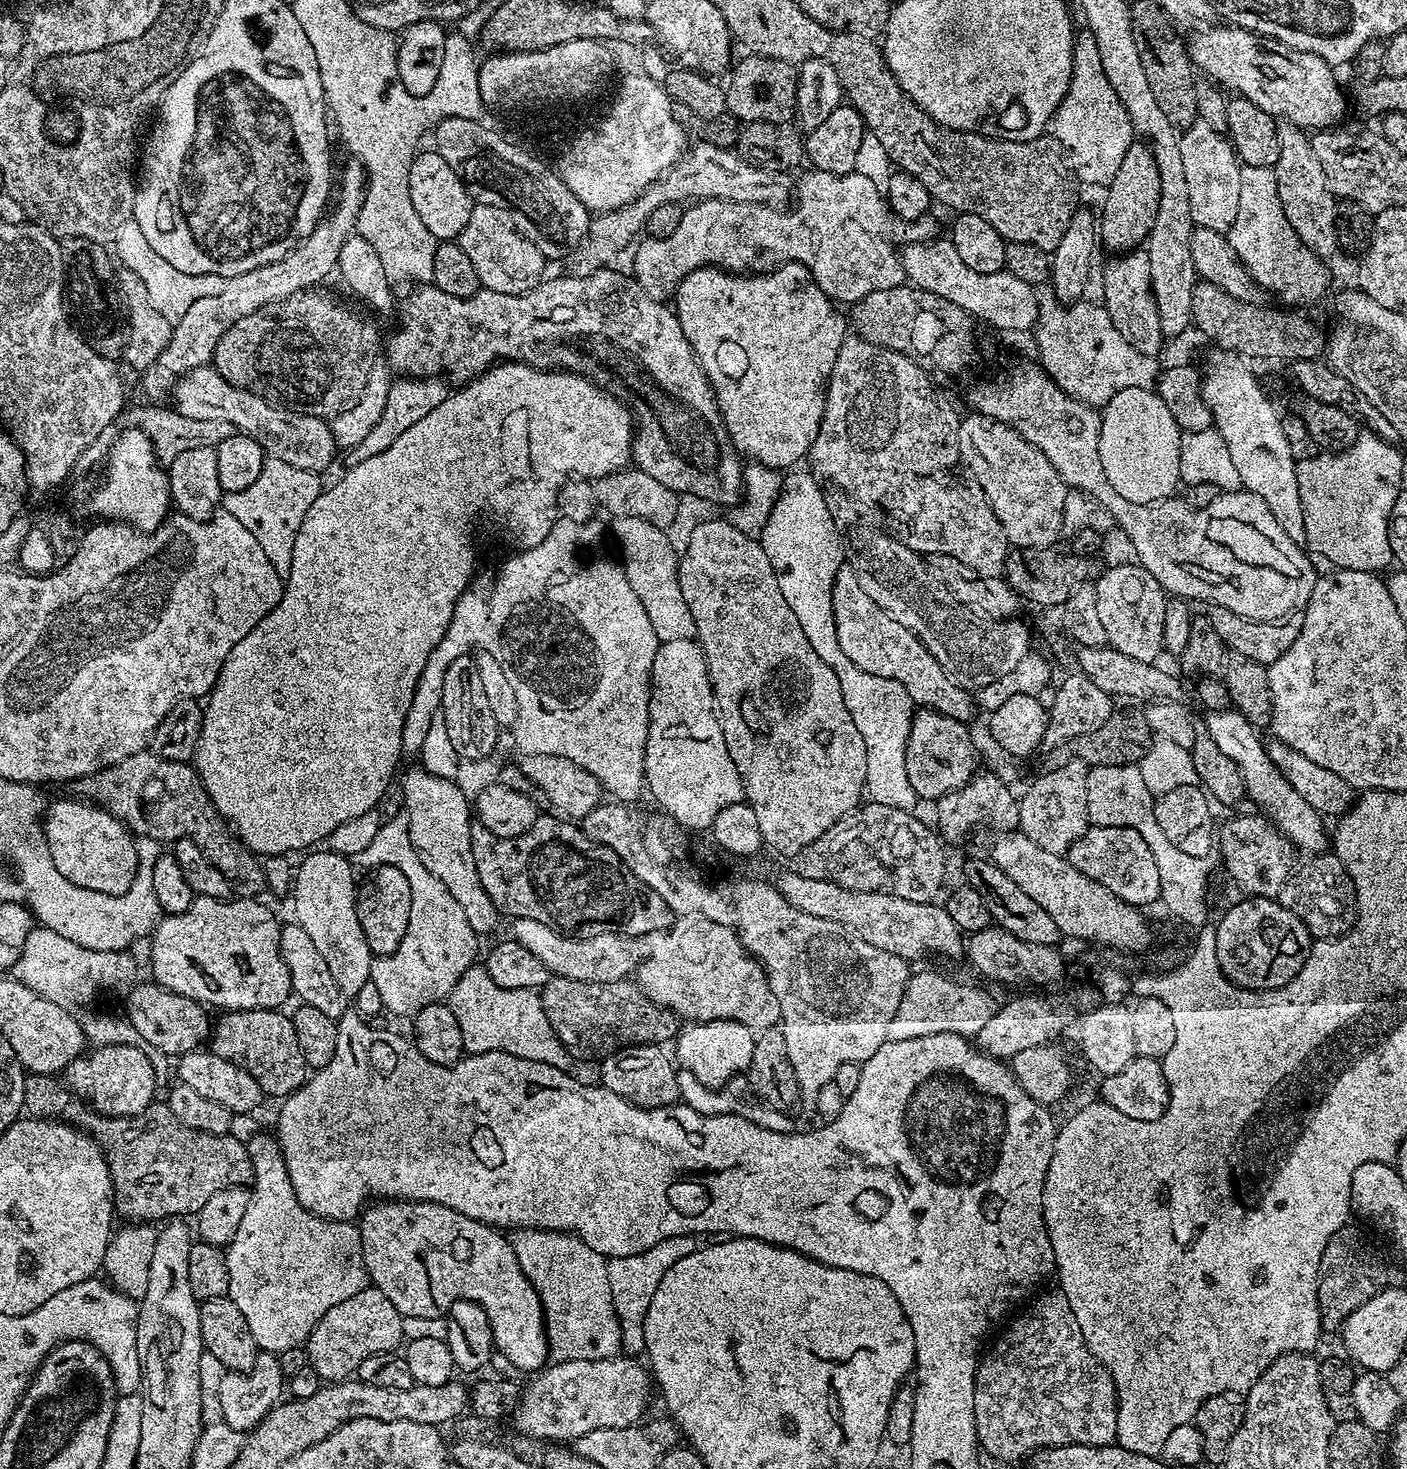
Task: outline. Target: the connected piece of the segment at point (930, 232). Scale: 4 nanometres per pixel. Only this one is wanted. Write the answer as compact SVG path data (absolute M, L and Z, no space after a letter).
M808 170L801 180L795 181L794 203L787 210L770 204L735 204L729 200L711 198L700 198L689 203L684 208L682 222L678 222L670 238L644 238L635 245L636 257L632 260L631 271L652 300L664 302L675 297L676 288L684 281L686 274L699 268L723 268L726 272L737 274L760 274L766 266L779 266L785 262L801 264L806 266L816 285L827 294L829 300L851 306L866 298L866 294L874 294L874 290L890 290L905 283L904 268L898 262L898 248L896 252L892 244L907 246L928 242L937 235L935 232L936 224L932 218L909 222L894 215L885 193L874 186L870 178L862 178L862 174L854 170L845 176Z

